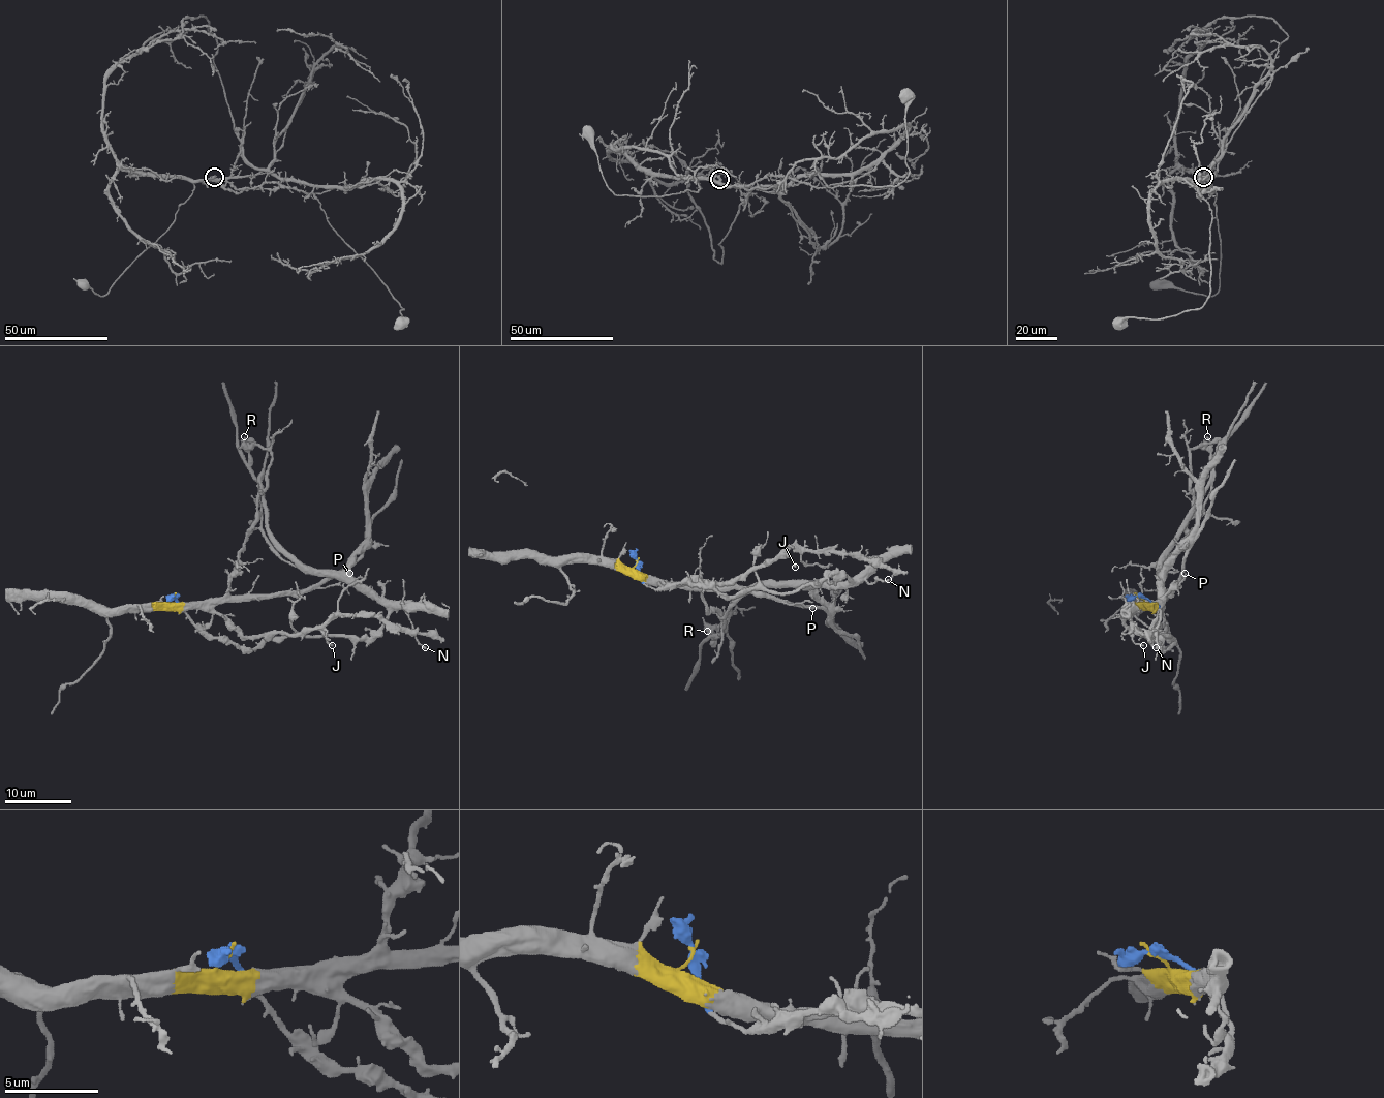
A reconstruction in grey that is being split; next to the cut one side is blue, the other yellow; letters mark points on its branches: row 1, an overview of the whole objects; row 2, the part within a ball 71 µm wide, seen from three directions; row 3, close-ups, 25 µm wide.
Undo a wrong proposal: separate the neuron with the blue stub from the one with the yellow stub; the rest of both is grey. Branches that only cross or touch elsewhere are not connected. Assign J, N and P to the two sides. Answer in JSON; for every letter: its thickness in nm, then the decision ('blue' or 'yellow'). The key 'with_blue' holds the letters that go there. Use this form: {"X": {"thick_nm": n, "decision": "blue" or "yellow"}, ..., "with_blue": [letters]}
{"J": {"thick_nm": 220, "decision": "yellow"}, "N": {"thick_nm": 220, "decision": "blue"}, "P": {"thick_nm": 130, "decision": "yellow"}, "with_blue": ["N"]}

